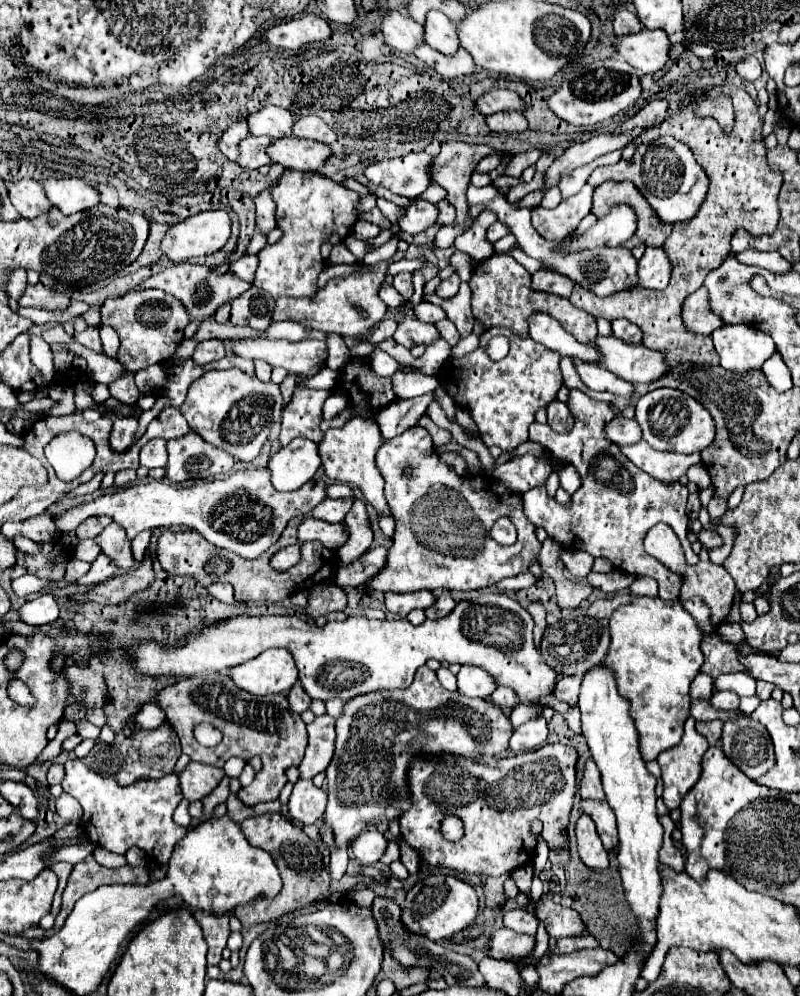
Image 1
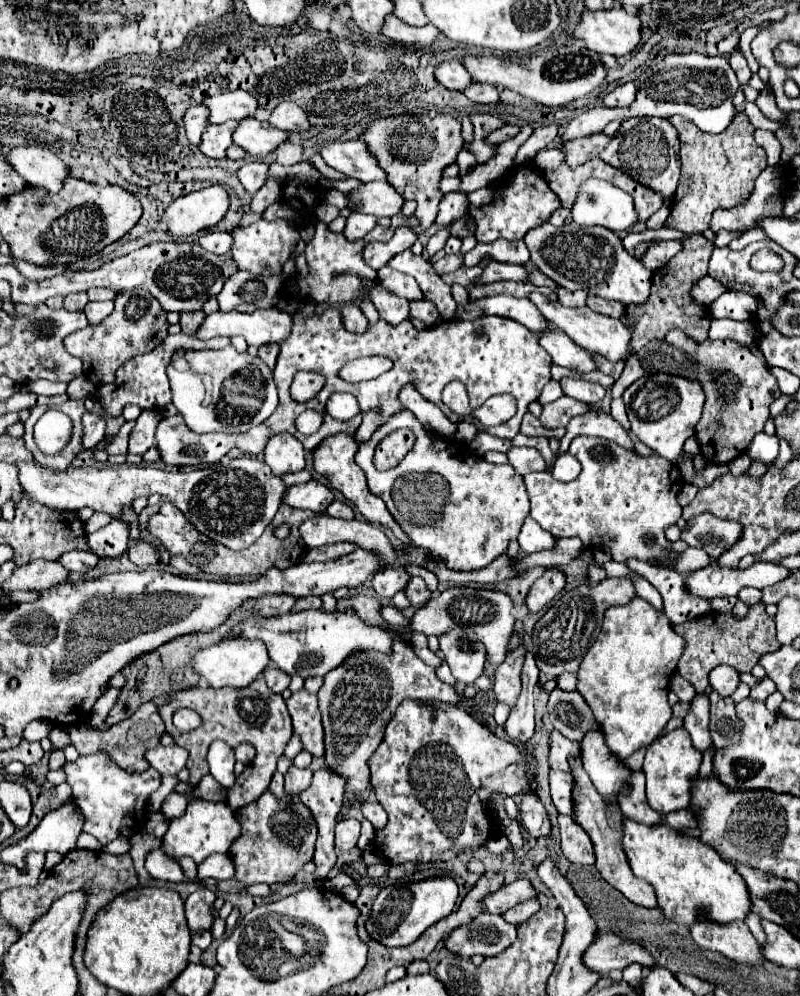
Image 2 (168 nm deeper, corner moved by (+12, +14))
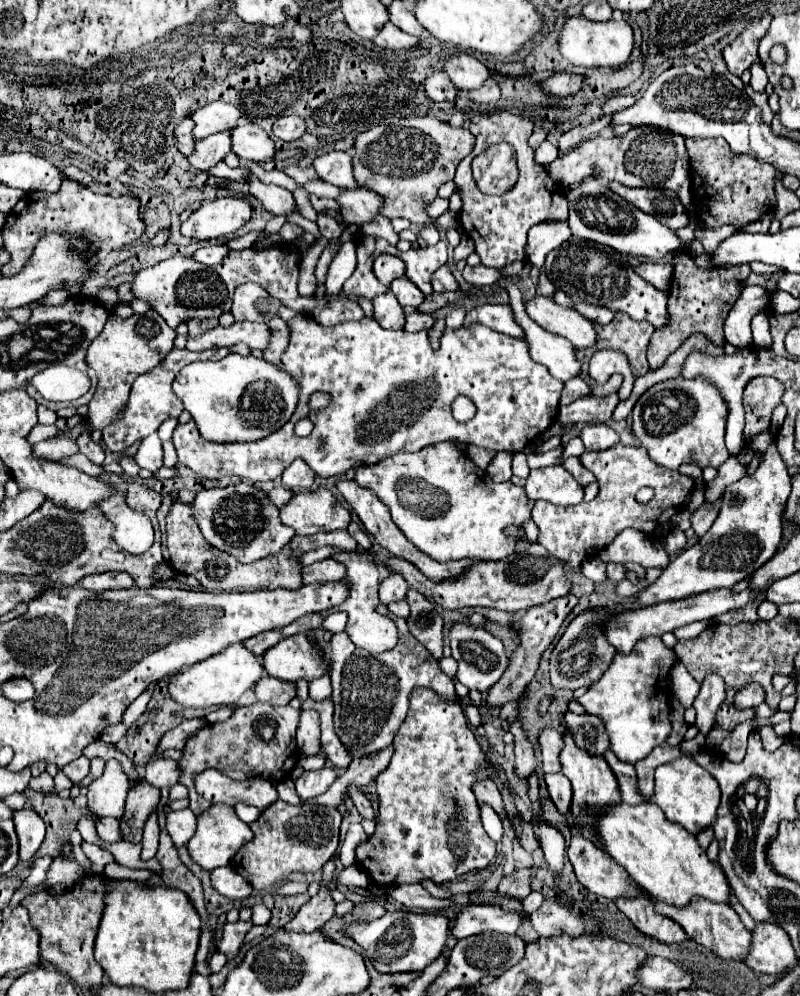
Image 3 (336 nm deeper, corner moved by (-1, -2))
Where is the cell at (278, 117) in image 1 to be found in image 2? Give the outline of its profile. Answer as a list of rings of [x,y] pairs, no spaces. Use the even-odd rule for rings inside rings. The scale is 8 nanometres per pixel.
[[[245,90],[215,94],[205,98],[203,104],[209,106],[211,110],[211,116],[209,116],[211,124],[223,124],[227,120],[239,122],[239,120],[245,120],[247,116],[255,116],[255,112],[259,110],[259,102],[255,100],[255,96],[251,96]]]

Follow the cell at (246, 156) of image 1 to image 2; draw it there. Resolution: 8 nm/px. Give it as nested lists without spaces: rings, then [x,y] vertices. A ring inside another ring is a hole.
[[[229,120],[225,124],[213,124],[205,130],[203,134],[203,142],[199,144],[201,152],[209,158],[225,158],[227,156],[227,150],[229,146],[233,146],[233,140],[231,140],[231,132],[235,132],[239,124],[235,120]]]

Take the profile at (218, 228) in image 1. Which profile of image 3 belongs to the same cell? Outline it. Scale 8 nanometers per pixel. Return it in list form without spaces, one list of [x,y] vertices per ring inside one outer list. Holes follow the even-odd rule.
[[[216,198],[182,222],[182,234],[194,240],[212,240],[236,232],[250,220],[252,206],[246,198]]]

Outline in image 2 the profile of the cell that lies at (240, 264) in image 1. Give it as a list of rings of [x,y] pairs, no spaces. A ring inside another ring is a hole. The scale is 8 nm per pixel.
[[[207,232],[199,238],[199,244],[213,254],[229,254],[231,252],[231,234],[227,232]]]

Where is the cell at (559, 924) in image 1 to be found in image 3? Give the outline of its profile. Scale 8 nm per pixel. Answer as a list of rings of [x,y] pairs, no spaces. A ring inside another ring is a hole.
[[[466,906],[452,924],[452,936],[456,940],[468,938],[482,932],[514,934],[520,926],[520,916],[516,912],[504,912],[498,906]]]

